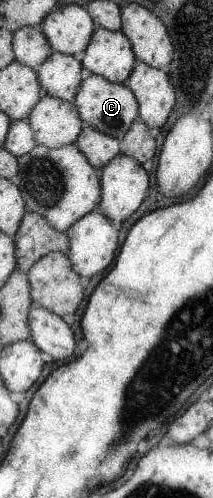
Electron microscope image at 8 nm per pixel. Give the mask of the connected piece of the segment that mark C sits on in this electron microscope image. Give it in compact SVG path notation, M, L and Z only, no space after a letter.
M86 74L84 82L80 84L75 104L85 126L97 129L106 135L116 136L120 140L128 134L132 124L140 116L140 101L132 89L128 85L114 83L101 75Z

